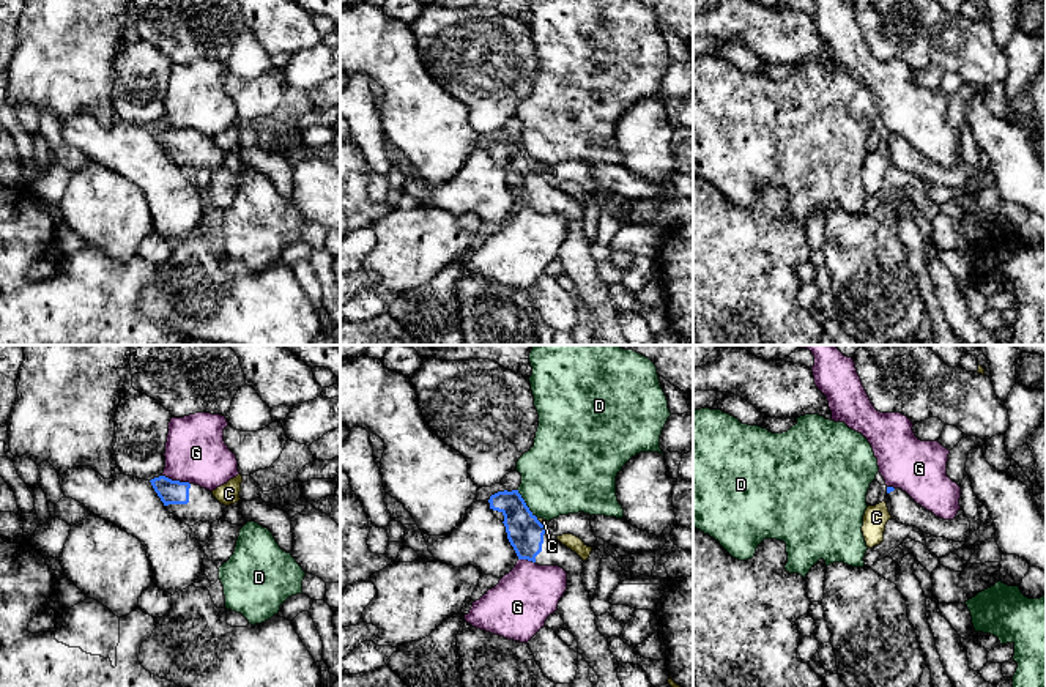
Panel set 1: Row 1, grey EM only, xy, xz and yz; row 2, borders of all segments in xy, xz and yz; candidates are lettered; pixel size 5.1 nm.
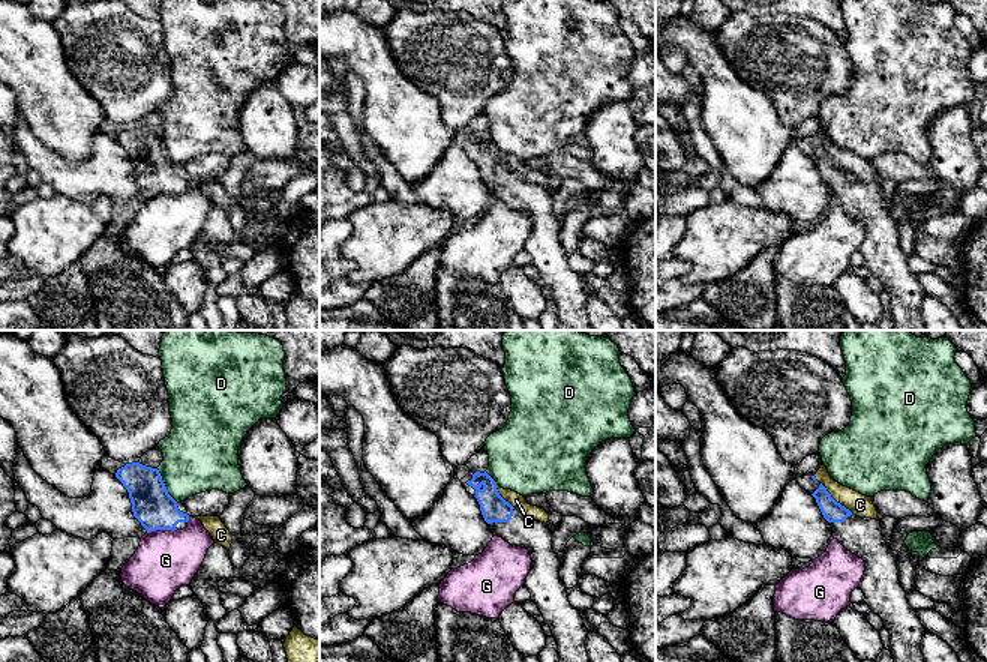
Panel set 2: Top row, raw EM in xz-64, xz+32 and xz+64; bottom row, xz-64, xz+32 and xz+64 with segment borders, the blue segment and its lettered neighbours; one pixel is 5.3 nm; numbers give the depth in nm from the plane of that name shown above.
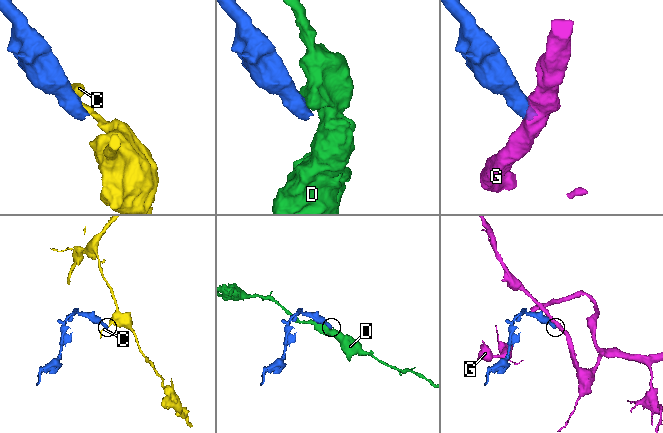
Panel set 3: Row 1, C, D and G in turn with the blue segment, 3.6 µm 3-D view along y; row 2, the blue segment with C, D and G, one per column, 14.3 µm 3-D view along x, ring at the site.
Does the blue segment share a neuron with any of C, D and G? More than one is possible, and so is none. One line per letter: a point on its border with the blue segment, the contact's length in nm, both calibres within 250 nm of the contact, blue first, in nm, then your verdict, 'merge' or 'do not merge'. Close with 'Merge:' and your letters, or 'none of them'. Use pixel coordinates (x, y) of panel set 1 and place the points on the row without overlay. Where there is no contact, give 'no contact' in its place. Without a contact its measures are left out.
C: contact xz (539, 169); length 60 nm; calibres 190 and 30 nm; do not merge
D: contact xz (525, 152); length 180 nm; calibres 190 and 420 nm; do not merge
G: contact xy (177, 128); length 150 nm; calibres 130 and 320 nm; do not merge
Merge: none of them

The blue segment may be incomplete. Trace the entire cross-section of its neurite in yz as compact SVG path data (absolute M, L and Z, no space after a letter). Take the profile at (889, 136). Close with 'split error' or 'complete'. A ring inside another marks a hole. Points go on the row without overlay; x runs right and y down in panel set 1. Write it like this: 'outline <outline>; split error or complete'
outline M887 134L884 148L887 150L892 165L906 173L914 173L922 180L945 184L953 189L966 189L970 183L970 169L963 156L958 158L953 167L944 167L917 151L901 136L893 134Z; split error

